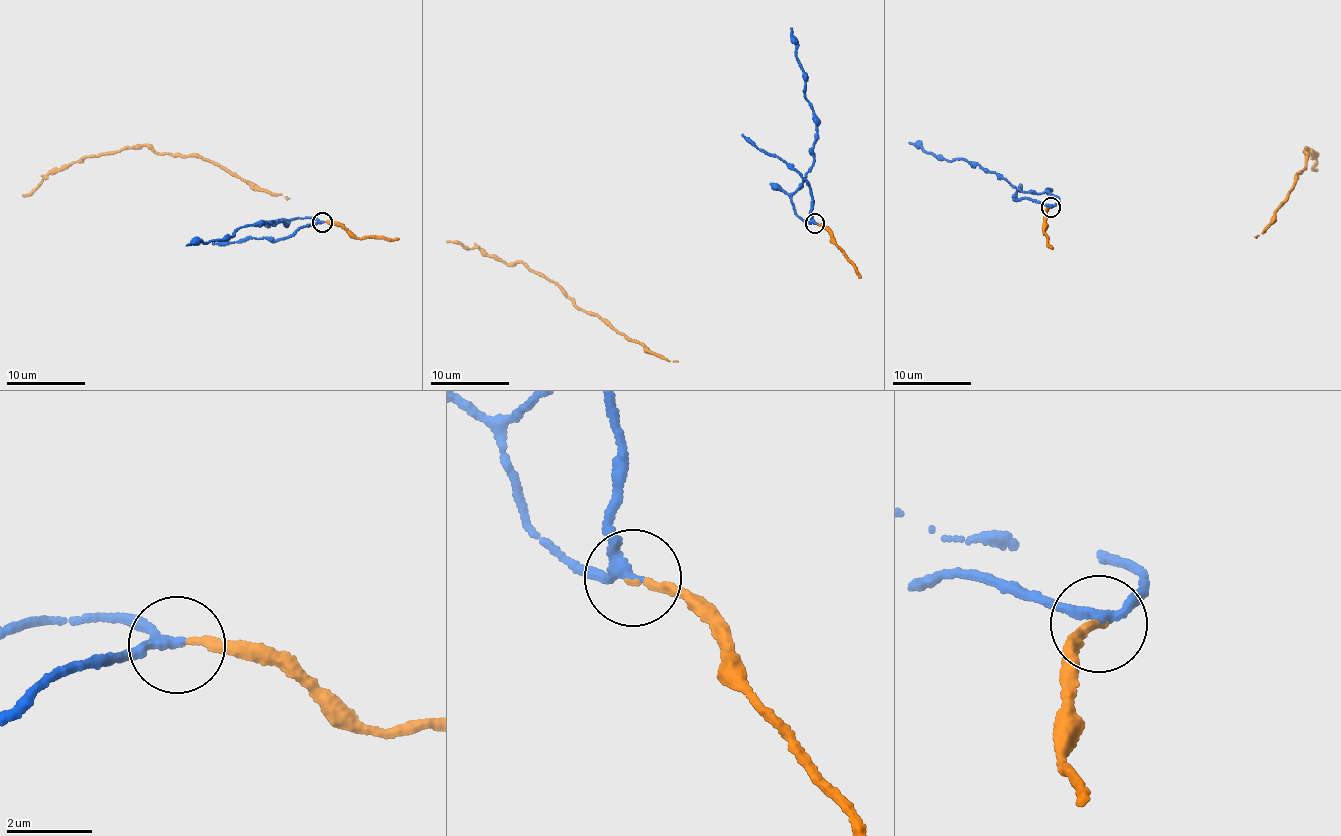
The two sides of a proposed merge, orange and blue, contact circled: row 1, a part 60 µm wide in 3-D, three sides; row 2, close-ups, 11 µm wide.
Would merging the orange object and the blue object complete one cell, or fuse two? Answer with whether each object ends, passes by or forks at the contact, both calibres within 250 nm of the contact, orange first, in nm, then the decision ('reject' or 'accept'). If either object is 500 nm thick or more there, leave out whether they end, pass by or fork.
orange ends | blue passes by | 160/240 nm | accept

